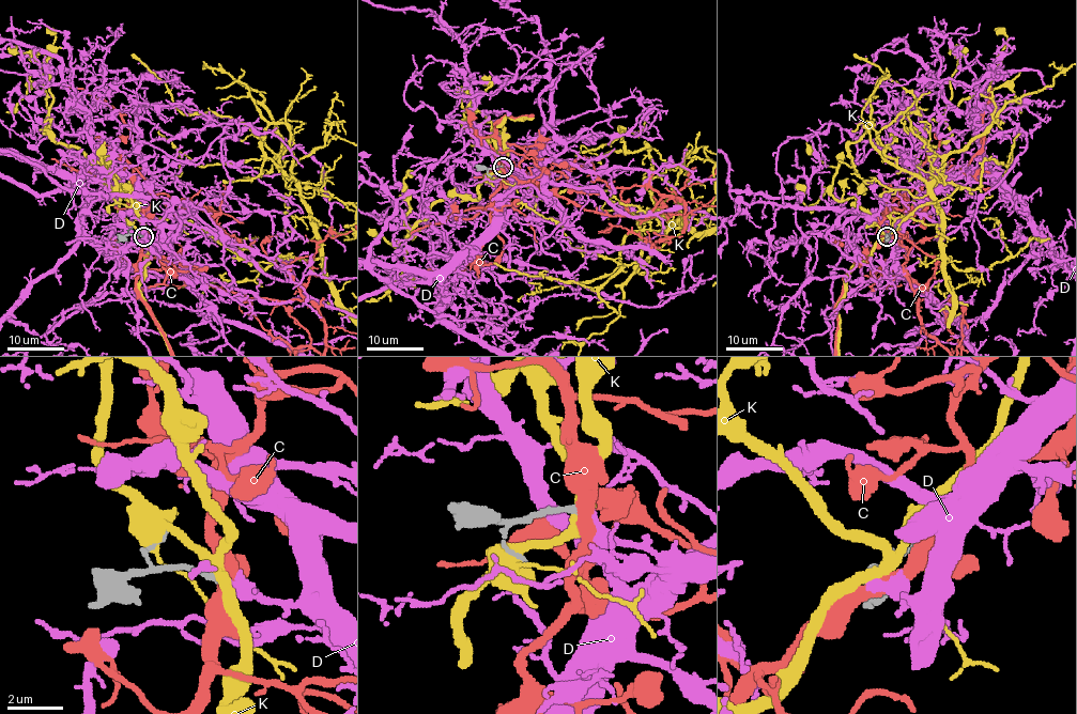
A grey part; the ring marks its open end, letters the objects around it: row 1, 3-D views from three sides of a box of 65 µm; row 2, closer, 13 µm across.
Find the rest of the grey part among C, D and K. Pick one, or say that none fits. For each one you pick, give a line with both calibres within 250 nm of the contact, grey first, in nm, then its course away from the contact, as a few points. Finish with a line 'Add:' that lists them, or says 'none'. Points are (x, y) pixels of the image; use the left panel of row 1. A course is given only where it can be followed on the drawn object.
D: 190 nm thick on the grey side, 340 nm on the other
Add: D

